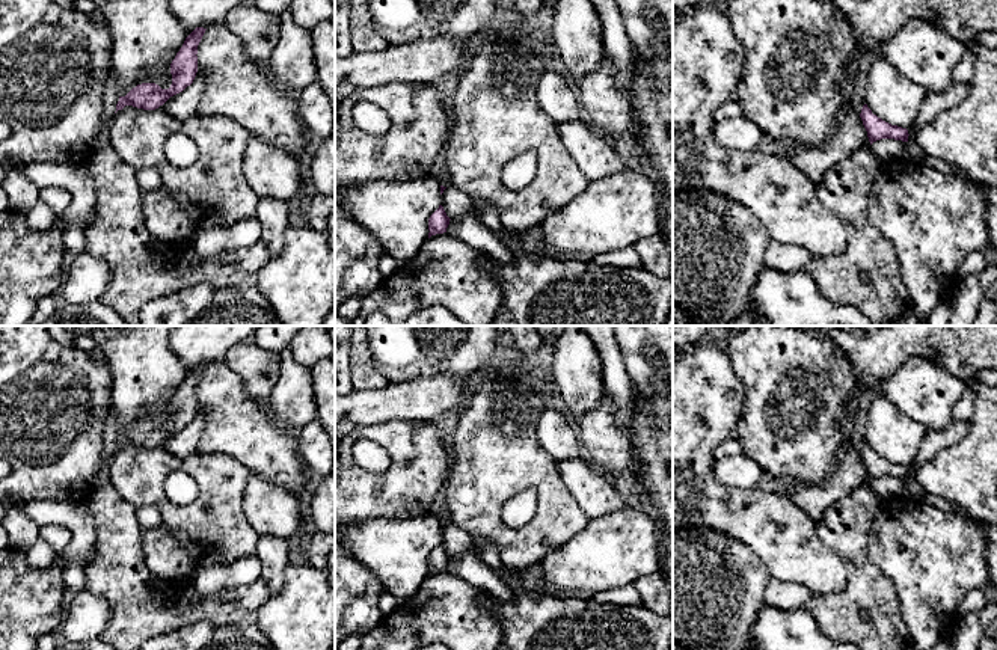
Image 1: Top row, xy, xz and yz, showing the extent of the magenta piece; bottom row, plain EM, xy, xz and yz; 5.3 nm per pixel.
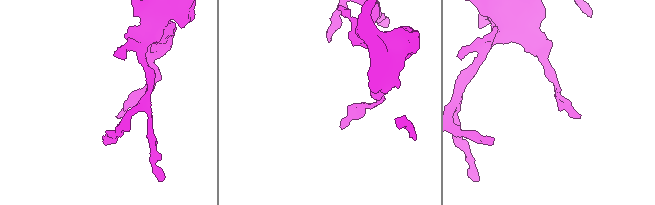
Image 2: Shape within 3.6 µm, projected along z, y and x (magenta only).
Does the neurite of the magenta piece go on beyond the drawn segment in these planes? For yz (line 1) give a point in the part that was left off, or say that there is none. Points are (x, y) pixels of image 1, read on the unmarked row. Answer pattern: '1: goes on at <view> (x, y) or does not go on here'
1: does not go on here

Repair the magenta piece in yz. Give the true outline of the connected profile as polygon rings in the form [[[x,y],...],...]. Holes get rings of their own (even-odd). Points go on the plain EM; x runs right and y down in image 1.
[[[867,442],[863,443],[860,455],[867,469],[870,483],[881,477],[894,477],[894,478],[908,480],[910,472],[907,466],[891,463],[882,458],[881,455],[872,451]]]

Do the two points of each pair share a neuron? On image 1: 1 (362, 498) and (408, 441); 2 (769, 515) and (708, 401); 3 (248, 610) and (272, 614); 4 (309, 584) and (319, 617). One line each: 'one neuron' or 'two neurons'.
1: one neuron
2: one neuron
3: two neurons
4: one neuron

